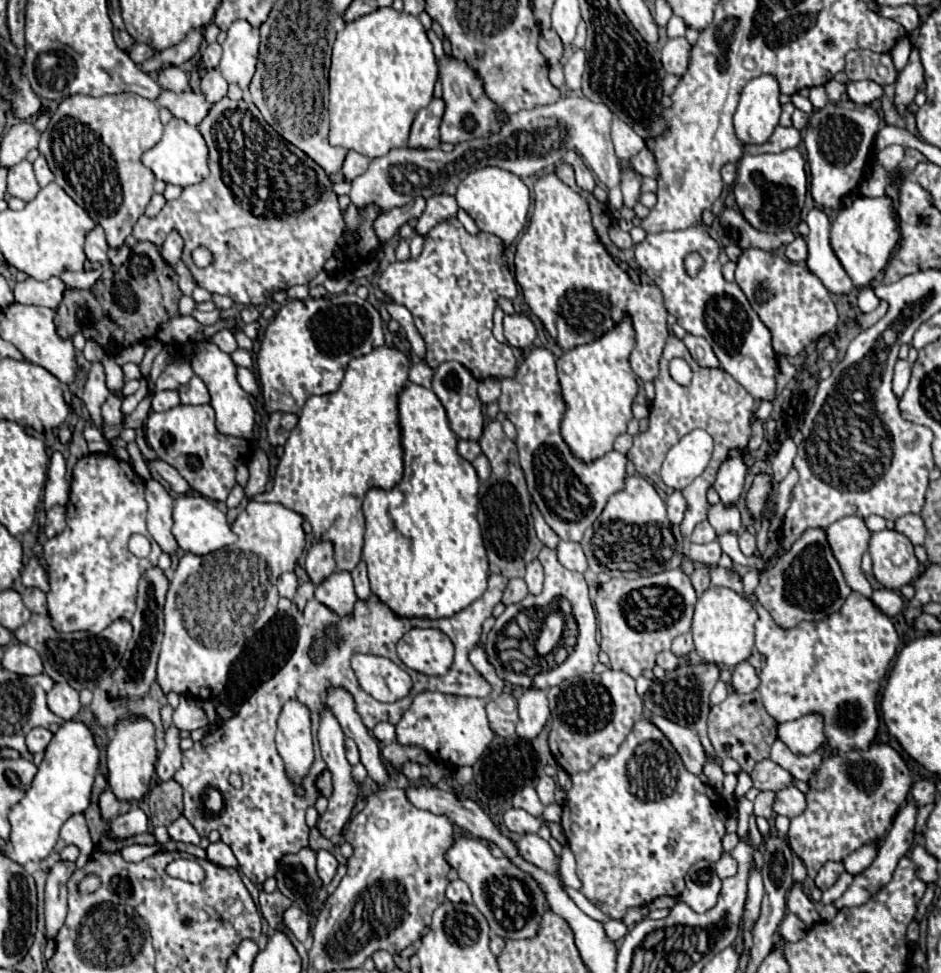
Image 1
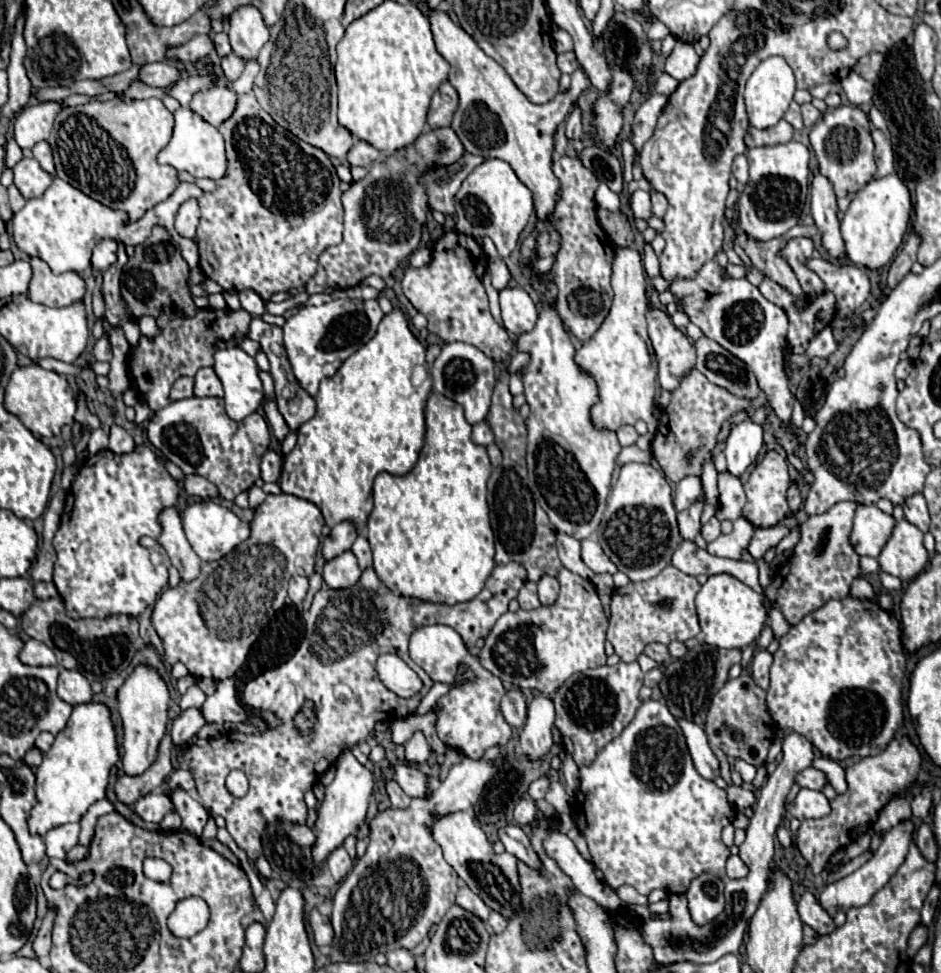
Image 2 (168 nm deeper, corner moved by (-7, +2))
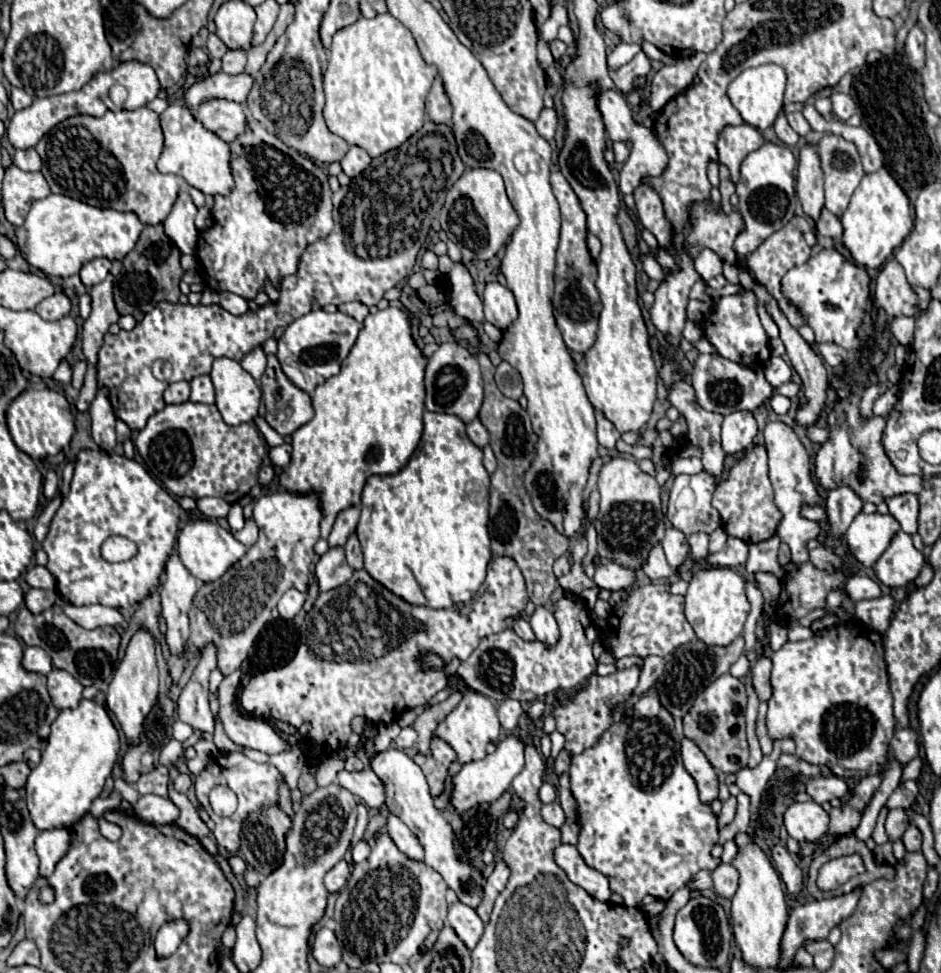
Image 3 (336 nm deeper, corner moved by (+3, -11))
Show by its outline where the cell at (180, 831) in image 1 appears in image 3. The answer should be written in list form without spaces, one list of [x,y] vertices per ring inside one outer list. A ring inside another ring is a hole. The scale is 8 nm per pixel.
[[[158,764],[152,772],[140,776],[138,780],[138,792],[140,794],[156,794],[156,796],[168,796],[168,768]]]

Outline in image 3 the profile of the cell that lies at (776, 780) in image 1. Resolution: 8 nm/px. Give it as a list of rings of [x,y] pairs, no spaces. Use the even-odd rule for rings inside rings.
[[[834,774],[810,778],[810,780],[806,780],[804,786],[806,786],[806,792],[812,796],[812,800],[818,804],[824,804],[832,798],[846,798],[846,794],[850,790],[848,784]]]

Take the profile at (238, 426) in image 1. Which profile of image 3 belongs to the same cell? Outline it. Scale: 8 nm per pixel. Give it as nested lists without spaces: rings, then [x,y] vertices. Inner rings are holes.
[[[230,358],[214,360],[210,378],[216,388],[216,406],[224,422],[230,426],[252,422],[262,396],[254,378]]]

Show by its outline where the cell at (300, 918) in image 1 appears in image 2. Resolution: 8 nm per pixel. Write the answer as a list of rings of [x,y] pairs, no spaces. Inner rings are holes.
[[[314,909],[310,913],[310,925],[312,925],[312,931],[314,931],[314,941],[318,947],[322,945],[330,945],[332,939],[334,939],[334,929],[332,929],[332,923],[326,915],[322,915],[318,909]]]

